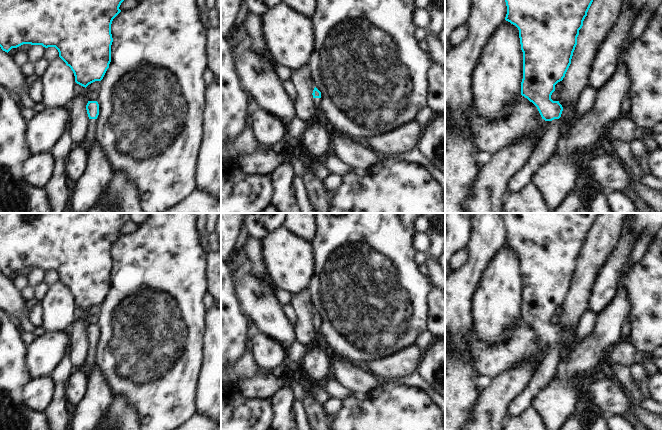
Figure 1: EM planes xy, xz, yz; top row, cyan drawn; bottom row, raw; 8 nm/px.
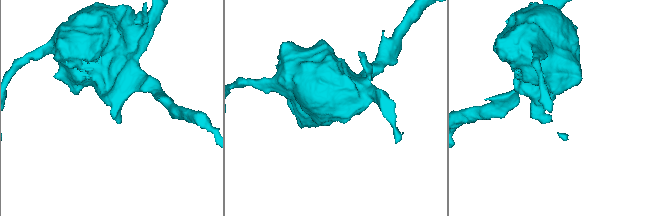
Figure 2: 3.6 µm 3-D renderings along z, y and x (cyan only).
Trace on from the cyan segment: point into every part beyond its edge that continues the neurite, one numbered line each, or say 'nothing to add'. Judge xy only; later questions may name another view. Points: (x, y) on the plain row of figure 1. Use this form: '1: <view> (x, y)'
1: xy (90, 364)

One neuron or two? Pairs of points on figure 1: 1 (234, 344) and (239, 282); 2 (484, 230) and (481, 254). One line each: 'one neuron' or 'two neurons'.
1: two neurons
2: one neuron

